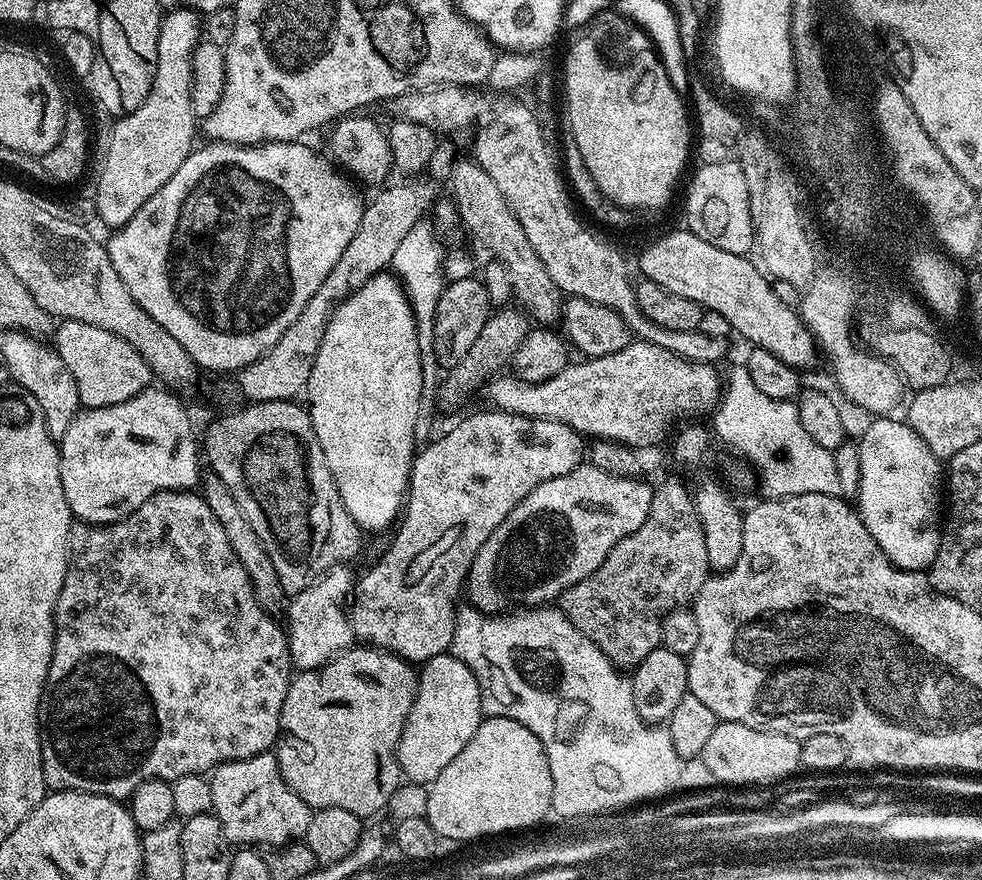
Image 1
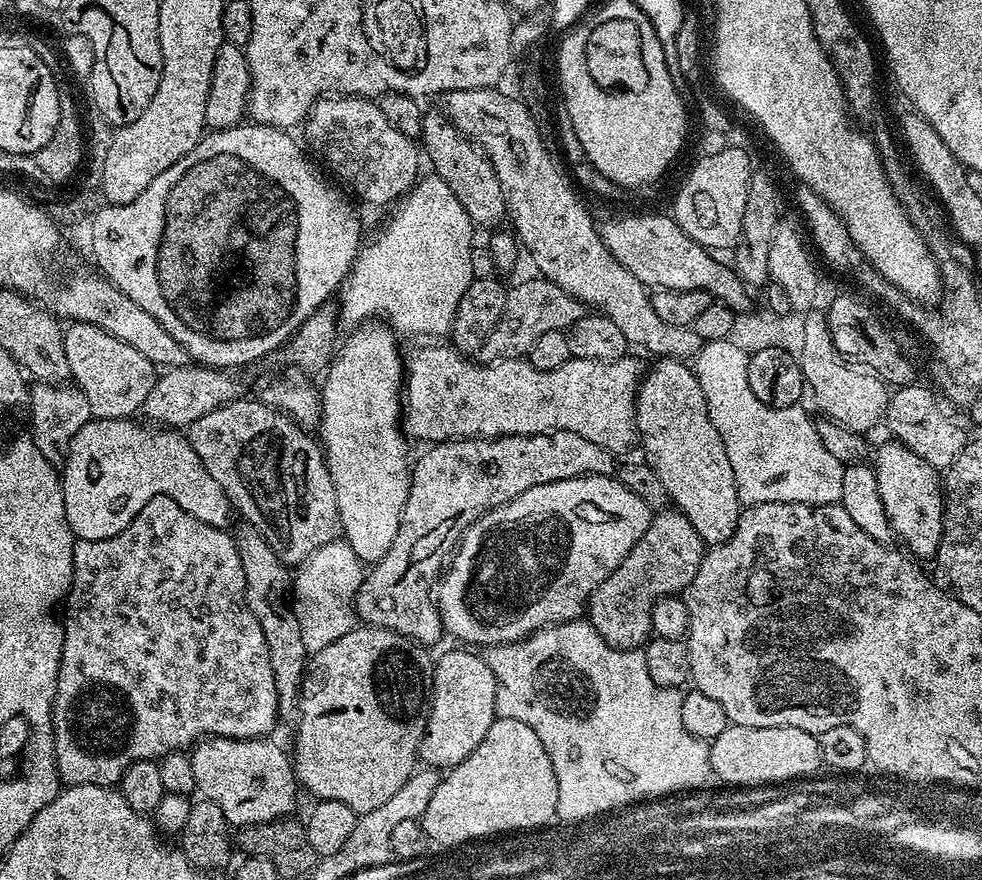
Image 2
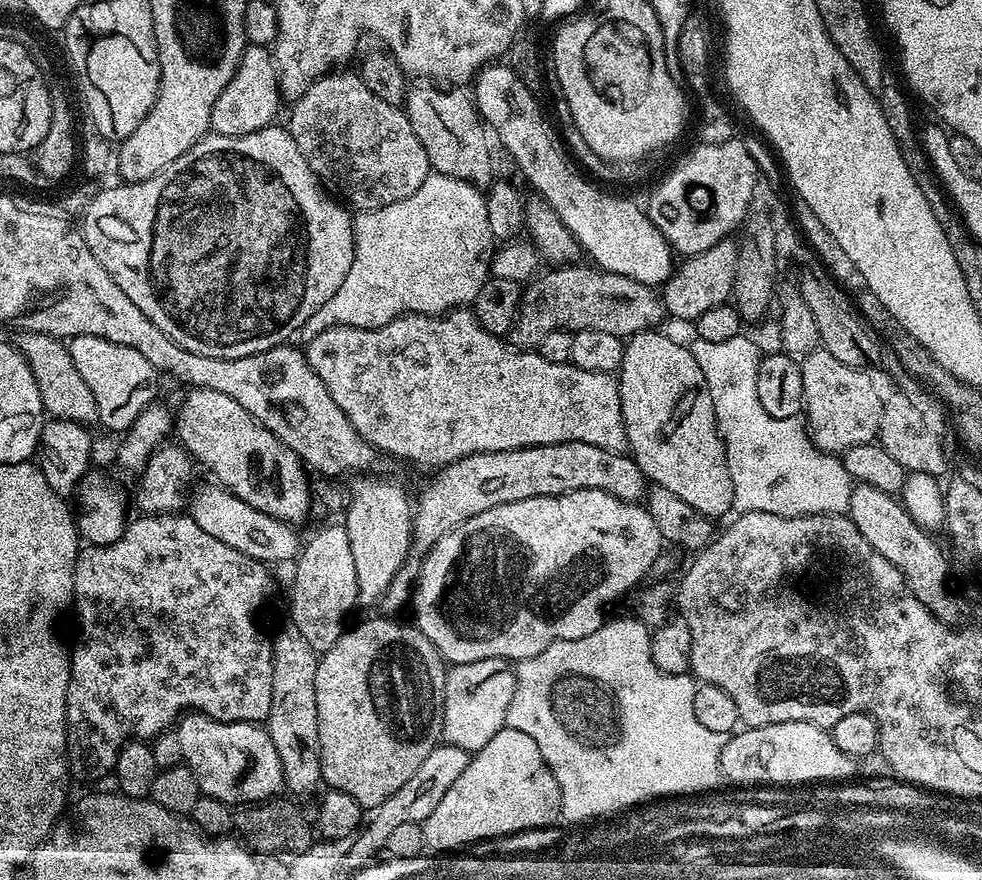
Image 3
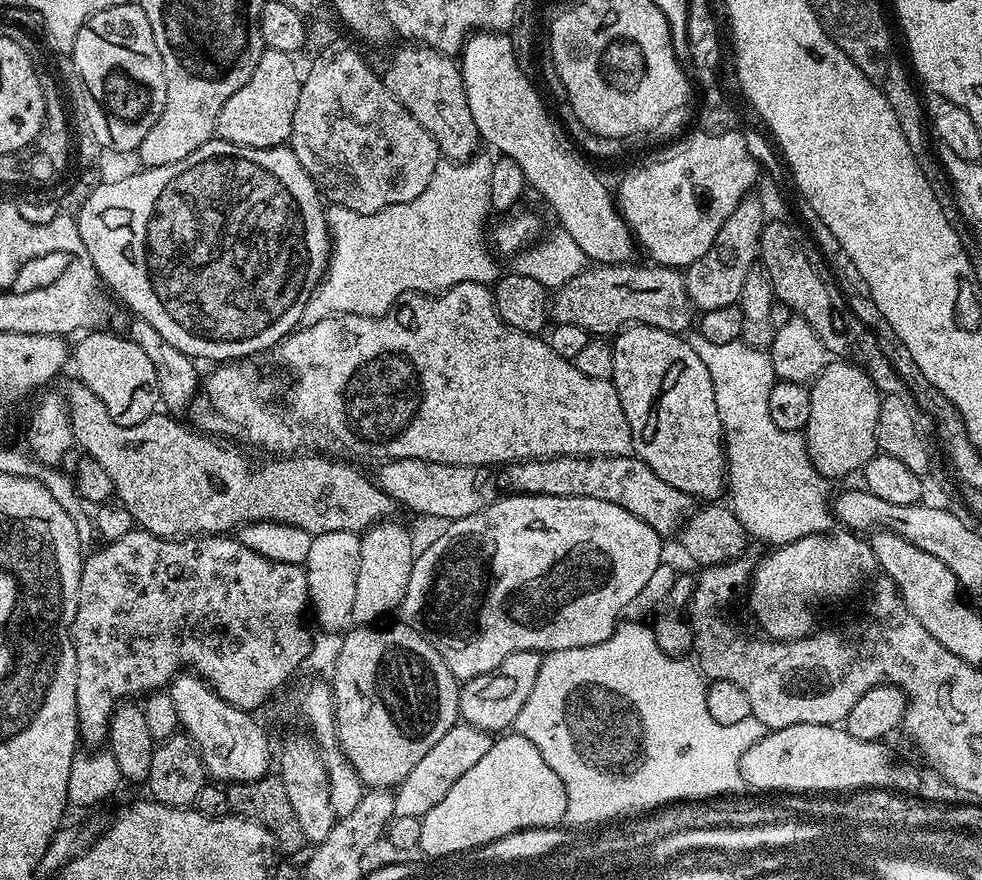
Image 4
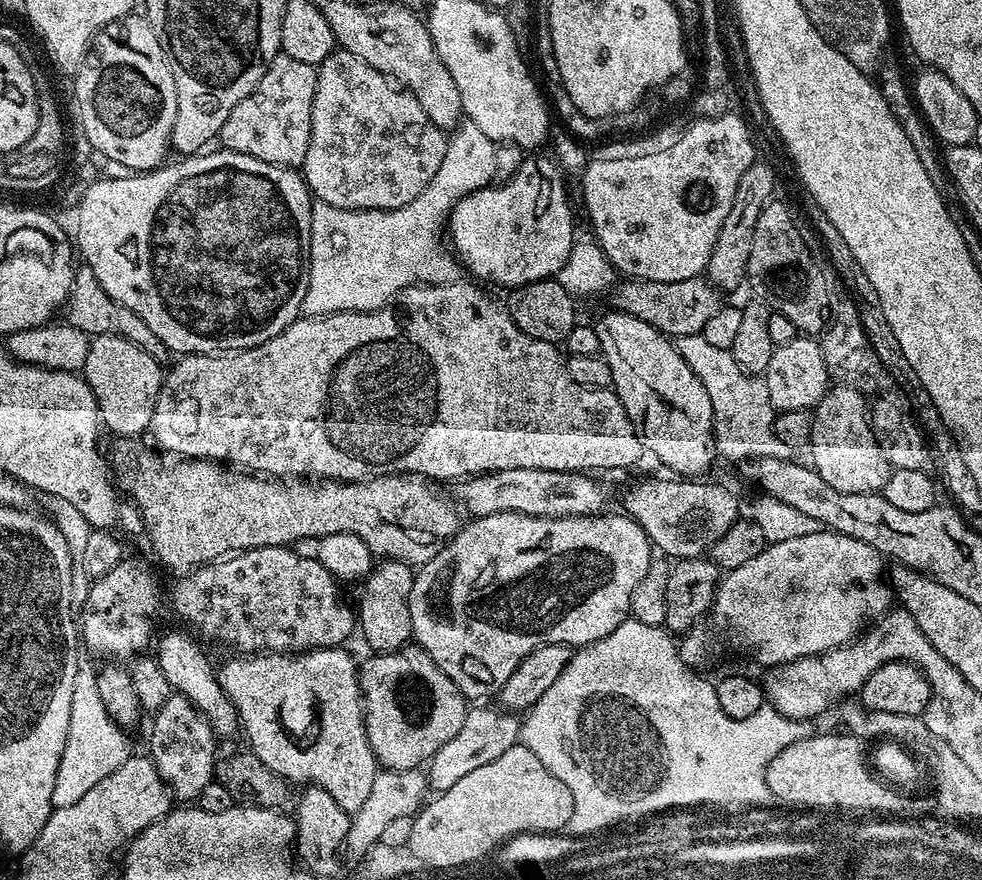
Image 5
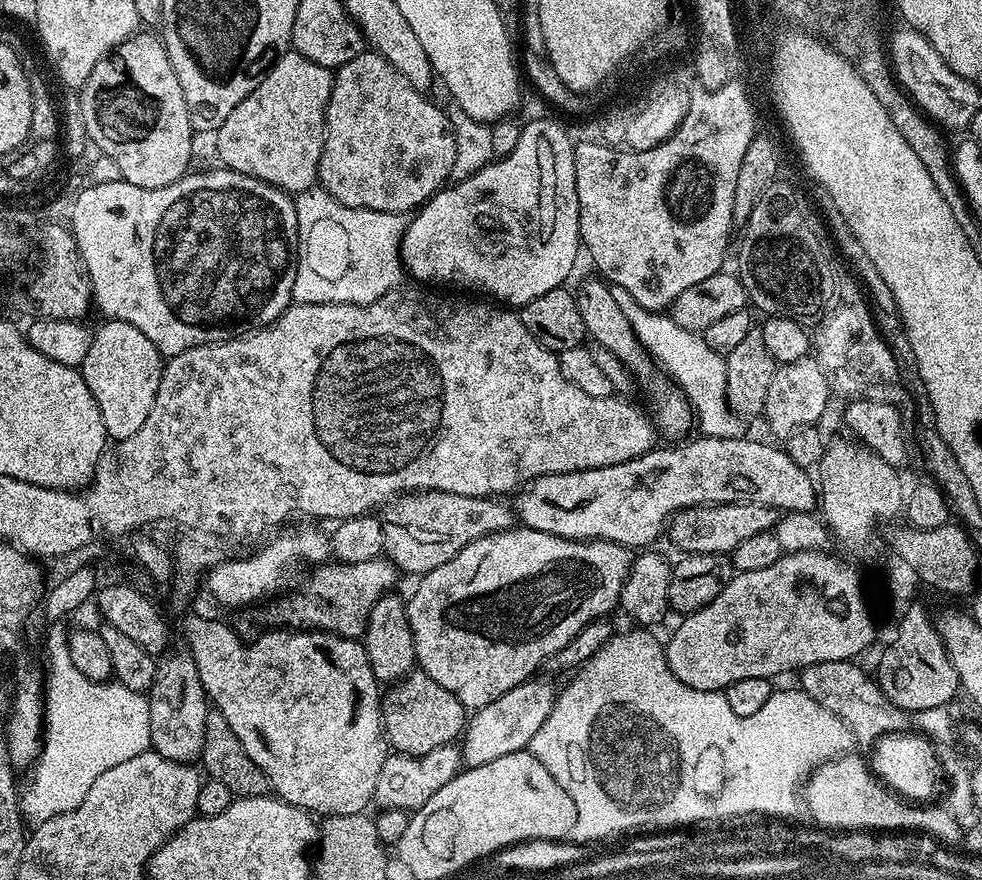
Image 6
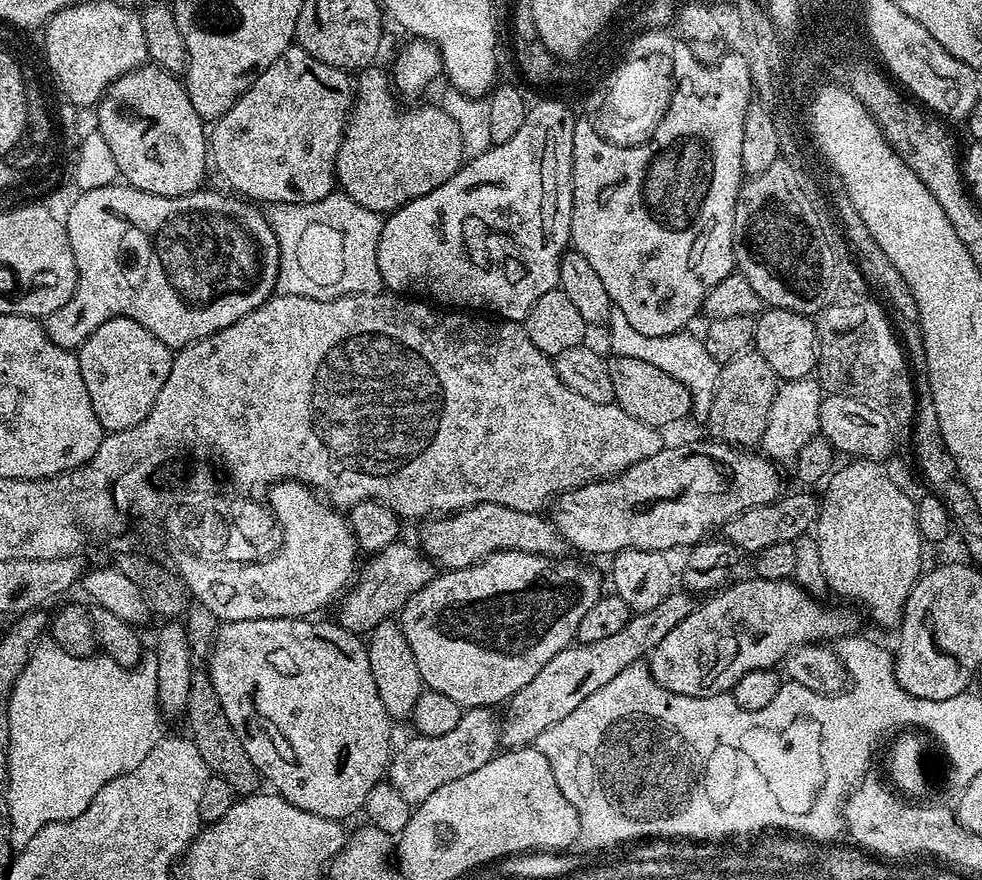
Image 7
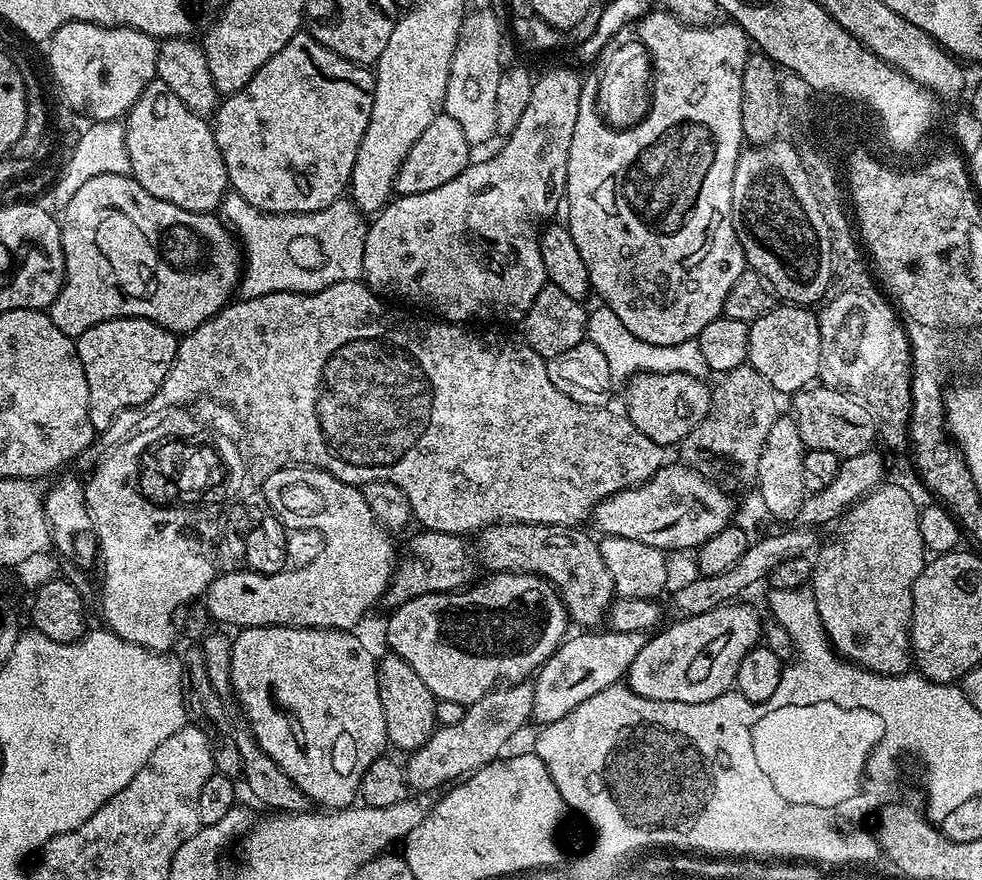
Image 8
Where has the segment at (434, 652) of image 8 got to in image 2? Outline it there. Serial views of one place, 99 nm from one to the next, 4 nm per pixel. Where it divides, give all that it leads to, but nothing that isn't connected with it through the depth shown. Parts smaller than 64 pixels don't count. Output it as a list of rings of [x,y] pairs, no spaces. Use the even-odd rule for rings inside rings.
[[[610,475],[579,476],[578,478],[566,478],[562,482],[546,482],[542,486],[534,486],[530,490],[526,490],[526,494],[518,494],[518,498],[514,498],[504,507],[495,508],[492,512],[479,516],[460,537],[460,543],[457,544],[450,563],[443,569],[434,588],[434,599],[436,607],[440,610],[440,621],[444,624],[445,633],[449,637],[452,635],[457,636],[460,640],[465,640],[465,642],[460,642],[468,646],[476,646],[472,644],[499,646],[525,640],[532,633],[548,628],[552,624],[565,624],[571,620],[581,619],[585,615],[588,599],[594,594],[594,590],[598,590],[598,586],[602,586],[602,582],[606,582],[606,578],[610,578],[610,574],[614,574],[614,570],[618,570],[618,566],[622,566],[626,554],[630,554],[630,550],[638,542],[638,538],[642,538],[642,534],[646,534],[653,515],[653,509],[648,508],[646,502],[642,502],[642,498],[638,498],[638,494],[634,494],[634,490],[626,490],[626,486],[620,479],[615,475]]]

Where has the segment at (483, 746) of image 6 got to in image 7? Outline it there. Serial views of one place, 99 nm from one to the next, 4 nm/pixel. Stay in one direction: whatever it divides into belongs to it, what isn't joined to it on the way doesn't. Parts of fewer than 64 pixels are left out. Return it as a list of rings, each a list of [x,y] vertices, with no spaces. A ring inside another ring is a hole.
[[[673,590],[662,602],[662,606],[654,606],[654,610],[646,610],[633,615],[632,620],[618,634],[610,638],[602,638],[602,642],[590,642],[589,644],[573,643],[563,648],[518,694],[514,694],[507,701],[499,721],[500,742],[505,749],[527,748],[535,745],[538,734],[542,730],[550,730],[554,722],[562,722],[570,710],[578,707],[578,702],[590,698],[594,690],[602,690],[614,674],[622,674],[626,666],[637,664],[645,657],[656,651],[657,646],[664,642],[666,634],[670,630],[679,628],[683,620],[688,619],[691,612],[698,607],[698,600],[693,593],[687,590]]]

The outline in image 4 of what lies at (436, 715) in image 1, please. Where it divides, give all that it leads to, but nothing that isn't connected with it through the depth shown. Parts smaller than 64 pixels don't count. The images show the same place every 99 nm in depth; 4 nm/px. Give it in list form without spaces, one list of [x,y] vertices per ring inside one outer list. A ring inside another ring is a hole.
[[[539,652],[510,654],[510,658],[503,660],[492,672],[463,681],[460,684],[460,720],[489,734],[511,729],[518,718],[518,710],[526,706],[526,698],[530,698],[530,690],[534,690],[541,659]]]

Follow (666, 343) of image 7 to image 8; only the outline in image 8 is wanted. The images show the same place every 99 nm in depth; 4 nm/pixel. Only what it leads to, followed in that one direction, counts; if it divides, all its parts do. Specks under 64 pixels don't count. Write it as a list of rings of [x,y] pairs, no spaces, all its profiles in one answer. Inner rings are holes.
[[[597,306],[588,312],[587,339],[598,346],[598,350],[602,350],[602,355],[610,366],[612,379],[616,382],[627,381],[629,376],[634,376],[637,372],[681,372],[701,378],[709,375],[706,358],[702,358],[702,350],[696,339],[678,342],[674,346],[654,346],[650,342],[642,342],[634,338],[634,334],[630,334],[622,322],[618,322],[618,314],[614,314],[614,310],[603,306]]]

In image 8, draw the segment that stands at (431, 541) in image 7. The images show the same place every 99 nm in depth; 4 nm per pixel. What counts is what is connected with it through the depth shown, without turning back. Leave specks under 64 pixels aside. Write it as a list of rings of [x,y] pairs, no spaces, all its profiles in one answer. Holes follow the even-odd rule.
[[[491,524],[480,529],[474,552],[489,573],[529,572],[549,580],[564,601],[569,621],[581,624],[581,629],[596,630],[605,623],[616,587],[606,562],[602,562],[599,543],[580,531],[584,530],[566,524]]]

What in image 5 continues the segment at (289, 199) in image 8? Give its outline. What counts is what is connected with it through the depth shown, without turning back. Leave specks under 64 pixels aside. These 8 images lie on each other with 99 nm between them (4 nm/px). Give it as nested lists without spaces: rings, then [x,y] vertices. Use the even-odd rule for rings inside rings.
[[[283,54],[274,57],[266,74],[262,74],[262,82],[230,110],[230,118],[226,118],[219,134],[219,143],[238,154],[262,158],[262,162],[299,169],[306,158],[306,146],[310,146],[310,110],[314,110],[315,89],[313,65]]]

